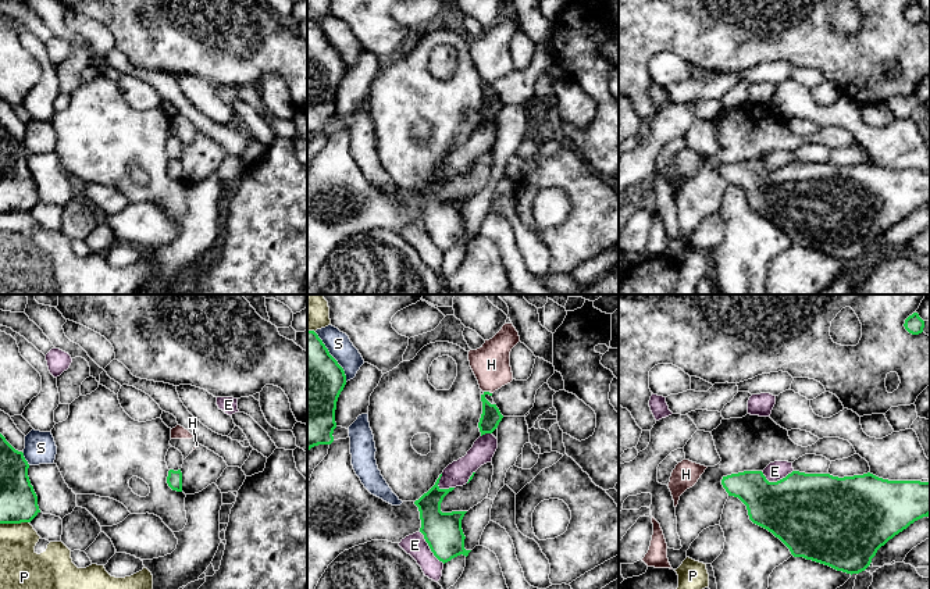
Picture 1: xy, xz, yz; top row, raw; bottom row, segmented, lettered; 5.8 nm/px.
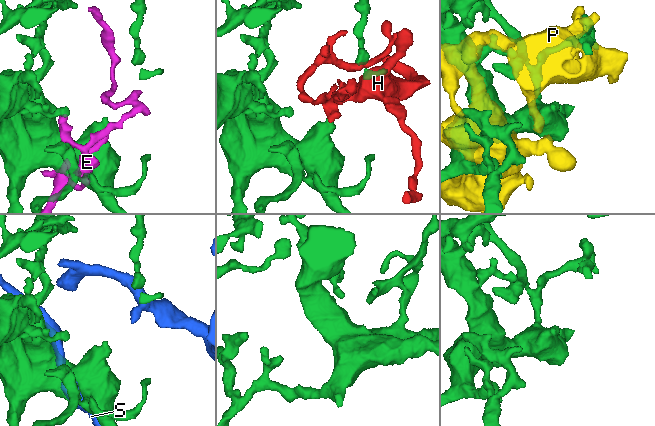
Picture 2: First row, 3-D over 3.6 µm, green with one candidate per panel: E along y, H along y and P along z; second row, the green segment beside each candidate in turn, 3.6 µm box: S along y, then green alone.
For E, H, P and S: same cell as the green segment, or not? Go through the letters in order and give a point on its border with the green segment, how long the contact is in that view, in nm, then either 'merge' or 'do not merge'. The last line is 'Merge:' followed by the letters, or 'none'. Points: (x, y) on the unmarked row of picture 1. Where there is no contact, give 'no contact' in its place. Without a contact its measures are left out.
E: meets green in yz at (777, 170); contact 190 nm long; do not merge
H: meets green in xz at (487, 81); contact 30 nm long; merge
P: meets green in xy at (14, 211); contact 170 nm long; do not merge
S: meets green in xz at (332, 46); contact 340 nm long; do not merge
Merge: H

